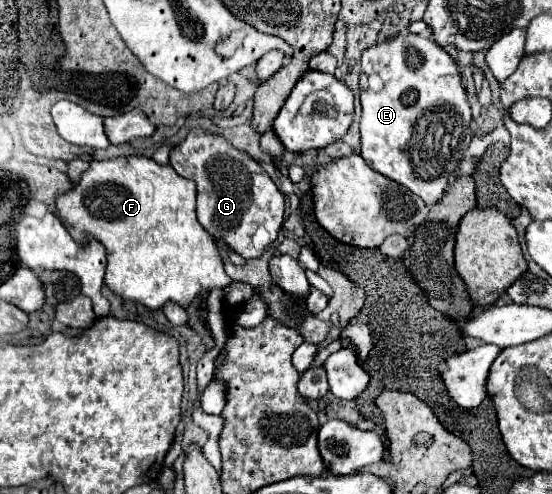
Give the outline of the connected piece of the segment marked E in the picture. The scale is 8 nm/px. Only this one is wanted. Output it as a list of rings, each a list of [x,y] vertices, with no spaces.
[[[409,32],[407,36],[393,36],[391,40],[369,46],[361,54],[359,90],[363,106],[361,156],[365,162],[373,170],[421,196],[427,206],[439,202],[447,188],[449,176],[455,172],[473,138],[467,90],[463,88],[461,74],[457,74],[453,58],[435,40],[423,38],[421,34]]]

